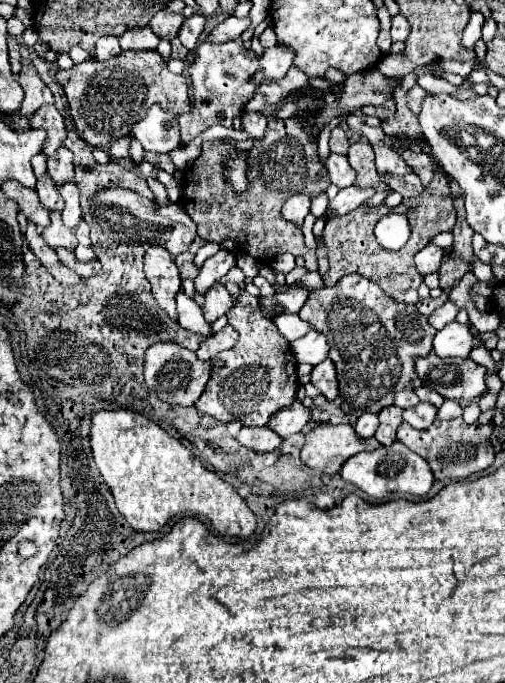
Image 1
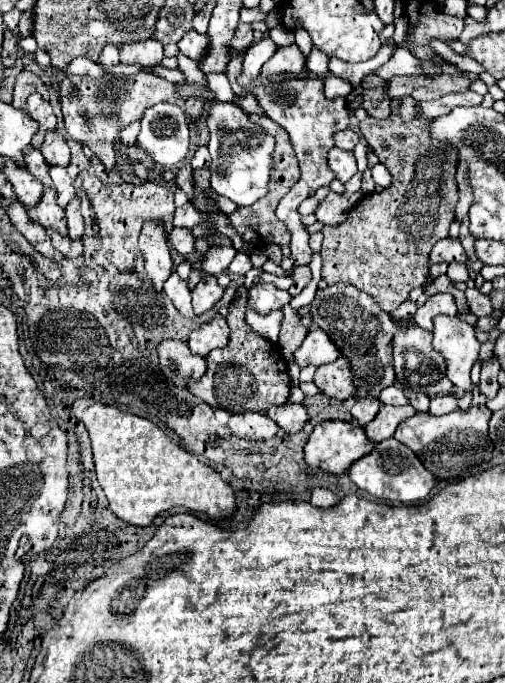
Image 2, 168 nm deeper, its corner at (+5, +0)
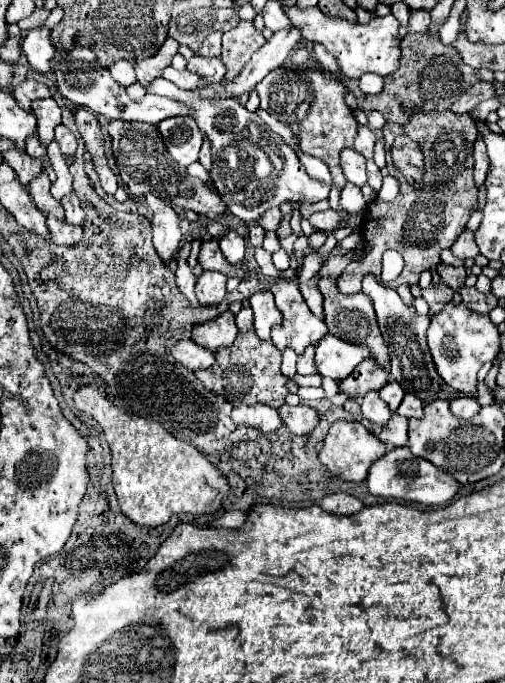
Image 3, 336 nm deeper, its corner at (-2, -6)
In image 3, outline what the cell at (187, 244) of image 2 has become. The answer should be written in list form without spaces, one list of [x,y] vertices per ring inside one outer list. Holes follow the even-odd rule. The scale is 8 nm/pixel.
[[[211,239],[211,241],[203,241],[201,243],[201,251],[199,251],[199,265],[203,269],[209,269],[209,271],[219,271],[227,277],[241,277],[245,279],[249,273],[243,269],[243,267],[233,267],[225,261],[221,249],[219,249],[219,243],[217,239]]]

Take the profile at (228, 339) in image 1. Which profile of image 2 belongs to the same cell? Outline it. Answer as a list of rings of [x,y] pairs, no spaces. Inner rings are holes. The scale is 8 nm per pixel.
[[[216,315],[212,321],[204,323],[202,327],[198,327],[190,333],[188,347],[192,353],[206,357],[212,349],[226,347],[228,337],[230,337],[230,329],[228,329],[226,319],[222,315]]]

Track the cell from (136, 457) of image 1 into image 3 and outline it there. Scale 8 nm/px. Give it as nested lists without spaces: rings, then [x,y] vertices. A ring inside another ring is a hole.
[[[81,387],[75,393],[75,405],[77,411],[89,413],[103,429],[113,455],[111,465],[117,501],[135,525],[159,527],[177,513],[205,515],[221,509],[229,495],[229,481],[195,447],[175,439],[157,421],[115,407],[93,387]]]

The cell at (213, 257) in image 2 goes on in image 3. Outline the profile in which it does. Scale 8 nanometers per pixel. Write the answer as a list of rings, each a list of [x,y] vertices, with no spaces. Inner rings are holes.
[[[227,231],[221,239],[219,239],[219,247],[225,255],[225,259],[233,265],[239,265],[243,261],[245,255],[245,239],[237,233],[237,231]]]

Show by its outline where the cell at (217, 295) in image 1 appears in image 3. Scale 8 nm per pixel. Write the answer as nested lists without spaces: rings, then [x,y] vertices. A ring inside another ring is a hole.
[[[203,271],[203,275],[197,279],[197,285],[195,285],[199,303],[205,307],[215,307],[217,303],[221,303],[227,295],[225,281],[227,281],[227,277],[221,273]]]

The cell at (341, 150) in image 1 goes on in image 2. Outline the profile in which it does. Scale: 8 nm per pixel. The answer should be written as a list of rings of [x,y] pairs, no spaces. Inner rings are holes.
[[[346,129],[342,133],[336,133],[336,147],[340,147],[340,149],[352,151],[358,141],[360,141],[360,135],[356,131],[352,131],[352,129]]]

